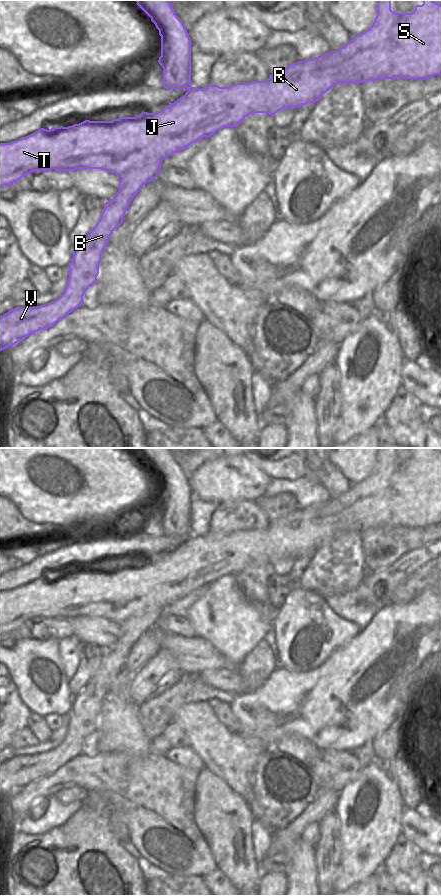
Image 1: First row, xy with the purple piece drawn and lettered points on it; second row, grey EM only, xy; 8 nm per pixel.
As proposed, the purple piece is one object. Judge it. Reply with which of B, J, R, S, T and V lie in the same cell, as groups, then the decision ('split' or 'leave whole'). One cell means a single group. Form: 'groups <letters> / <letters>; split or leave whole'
groups B V / J R S T; split

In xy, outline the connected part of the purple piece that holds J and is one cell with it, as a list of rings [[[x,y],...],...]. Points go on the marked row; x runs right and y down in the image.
[[[377,0],[377,16],[373,24],[360,35],[351,37],[351,40],[336,51],[330,51],[324,55],[314,57],[312,59],[306,59],[304,61],[298,61],[292,63],[288,67],[269,75],[266,81],[252,81],[250,83],[236,83],[228,87],[220,87],[218,85],[208,84],[202,89],[191,87],[182,97],[177,99],[174,103],[167,105],[162,111],[156,111],[154,113],[142,112],[136,117],[119,117],[112,121],[90,121],[85,120],[79,124],[74,124],[68,127],[52,127],[50,130],[41,128],[38,131],[22,137],[16,141],[10,143],[0,143],[0,187],[4,185],[10,185],[22,177],[34,172],[34,171],[50,171],[52,169],[56,171],[74,171],[76,169],[102,169],[116,175],[124,175],[130,169],[134,167],[142,167],[156,161],[162,161],[166,157],[188,147],[192,143],[204,138],[210,137],[220,129],[224,127],[236,127],[239,125],[248,115],[252,113],[268,113],[272,117],[280,110],[288,107],[300,107],[308,103],[316,103],[321,96],[329,91],[334,85],[338,83],[362,83],[364,81],[376,81],[378,79],[392,79],[394,77],[400,77],[402,79],[426,79],[434,75],[441,75],[441,5],[433,0],[421,0],[422,5],[416,5],[415,10],[412,13],[396,13],[391,10],[391,0]]]

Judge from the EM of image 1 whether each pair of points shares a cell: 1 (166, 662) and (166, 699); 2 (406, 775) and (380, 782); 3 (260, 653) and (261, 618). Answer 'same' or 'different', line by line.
1: different
2: different
3: different

